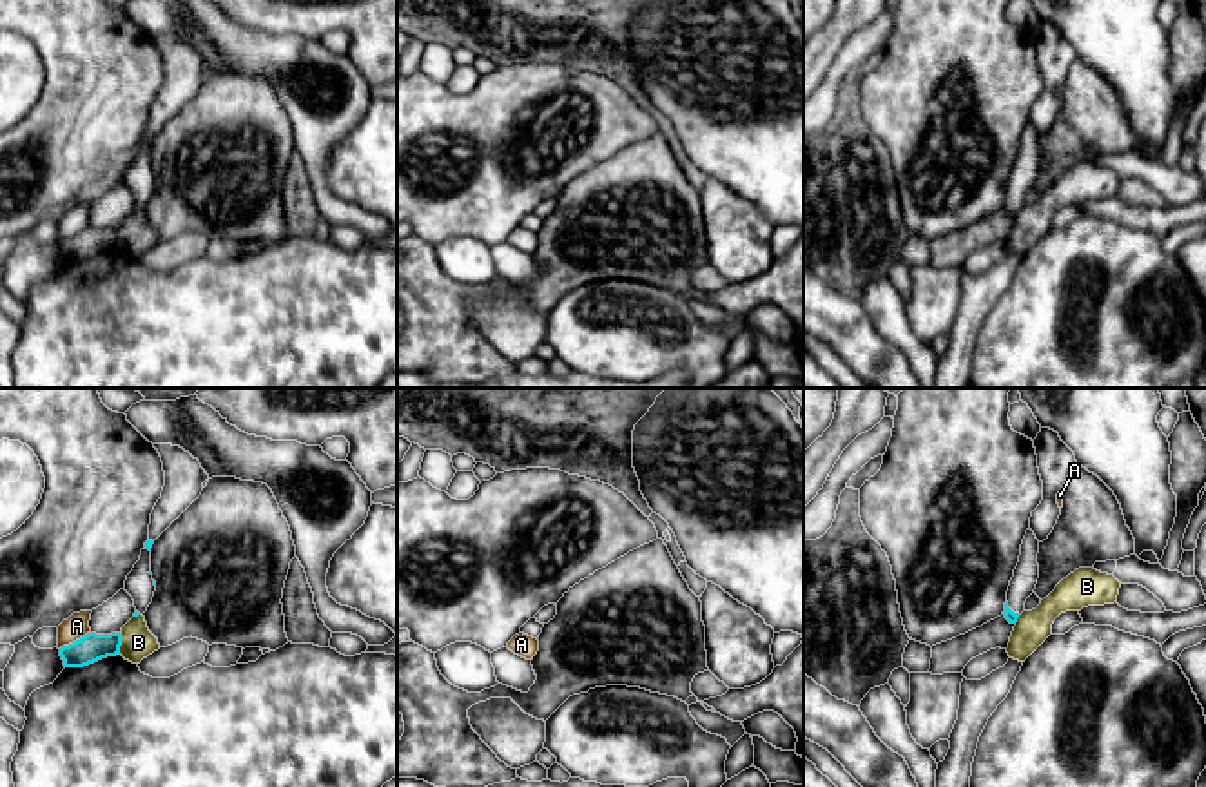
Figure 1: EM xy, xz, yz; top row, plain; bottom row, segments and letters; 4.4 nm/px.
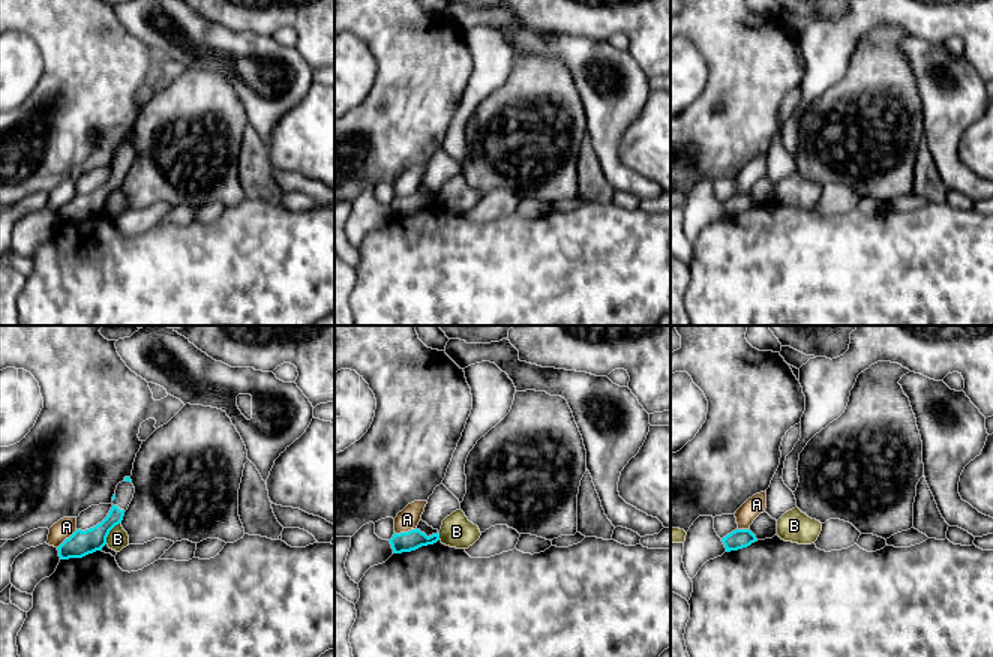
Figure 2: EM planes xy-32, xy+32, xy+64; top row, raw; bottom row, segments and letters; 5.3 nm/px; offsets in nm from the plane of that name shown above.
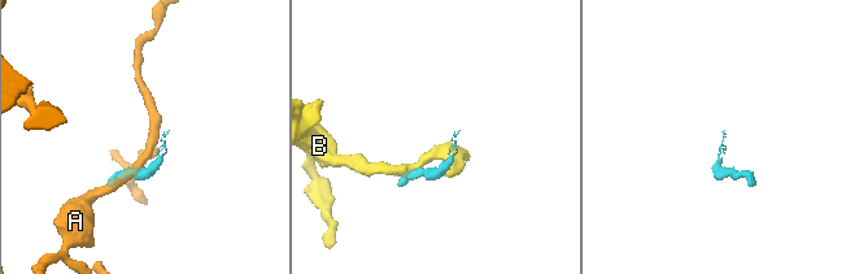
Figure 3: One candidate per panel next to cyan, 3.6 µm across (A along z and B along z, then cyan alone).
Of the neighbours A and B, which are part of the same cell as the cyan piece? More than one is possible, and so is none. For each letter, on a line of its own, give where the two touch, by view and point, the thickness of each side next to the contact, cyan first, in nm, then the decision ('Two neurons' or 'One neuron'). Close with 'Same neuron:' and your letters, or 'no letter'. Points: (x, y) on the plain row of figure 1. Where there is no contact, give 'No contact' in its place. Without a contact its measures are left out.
A: Touches cyan at xy (73, 236). Thickness 130 nm (cyan) against 110 nm. Two neurons
B: Touches cyan at xy (120, 236). Thickness 130 nm (cyan) against 150 nm. Two neurons
Same neuron: no letter

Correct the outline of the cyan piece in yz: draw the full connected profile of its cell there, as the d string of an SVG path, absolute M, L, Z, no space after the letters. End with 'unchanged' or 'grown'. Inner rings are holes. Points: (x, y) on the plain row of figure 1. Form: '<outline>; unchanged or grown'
M1028 121L1021 138L1019 156L1014 163L1014 170L1007 185L1003 209L1010 218L1017 216L1019 209L1025 205L1026 192L1036 183L1039 172L1037 147L1039 147L1039 134Z; grown

